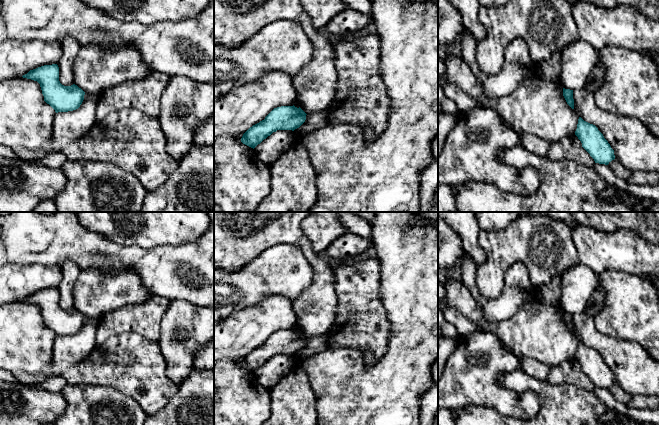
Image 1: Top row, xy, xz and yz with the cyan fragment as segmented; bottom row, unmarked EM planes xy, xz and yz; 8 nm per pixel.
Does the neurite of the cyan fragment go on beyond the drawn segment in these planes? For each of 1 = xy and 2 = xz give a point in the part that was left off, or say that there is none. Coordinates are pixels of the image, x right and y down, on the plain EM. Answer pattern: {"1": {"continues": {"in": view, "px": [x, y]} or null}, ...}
{"1": {"continues": null}, "2": {"continues": null}}

